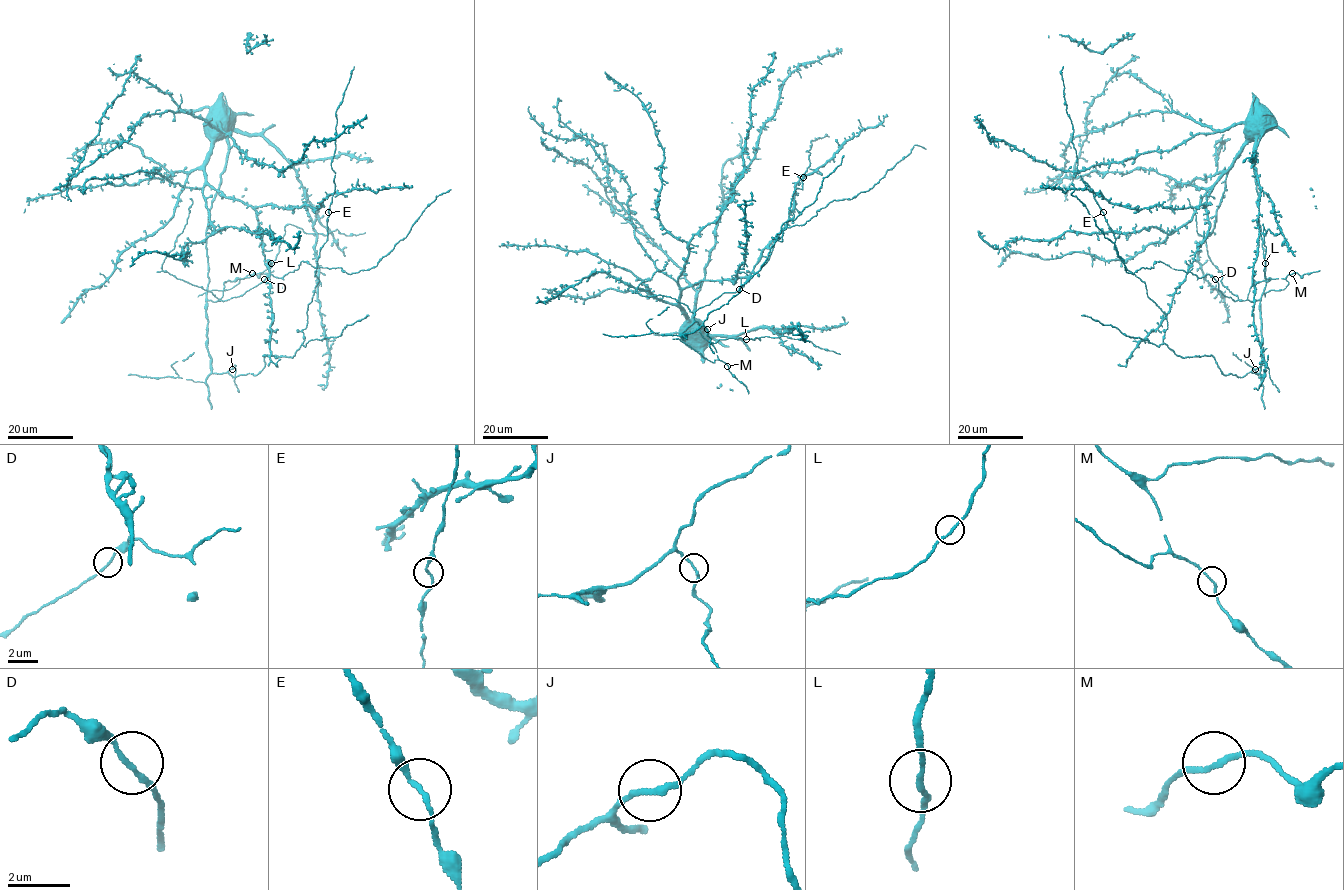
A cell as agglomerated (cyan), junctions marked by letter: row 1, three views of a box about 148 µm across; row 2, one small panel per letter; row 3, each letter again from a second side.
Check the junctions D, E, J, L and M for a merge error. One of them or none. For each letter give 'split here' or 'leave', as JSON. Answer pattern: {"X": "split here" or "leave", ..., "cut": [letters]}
{"D": "leave", "E": "leave", "J": "leave", "L": "leave", "M": "leave", "cut": []}

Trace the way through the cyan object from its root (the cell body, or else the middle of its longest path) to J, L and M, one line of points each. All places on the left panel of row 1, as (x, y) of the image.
J: (216, 116), (218, 127), (227, 137), (228, 156), (206, 231), (207, 350), (213, 373), (226, 373), (232, 368)
L: (216, 116), (227, 137), (228, 156), (206, 231), (207, 299), (217, 301), (224, 282), (261, 273), (271, 263)
M: (216, 116), (218, 127), (227, 137), (228, 156), (207, 220), (208, 285), (204, 293), (229, 290), (253, 273)

